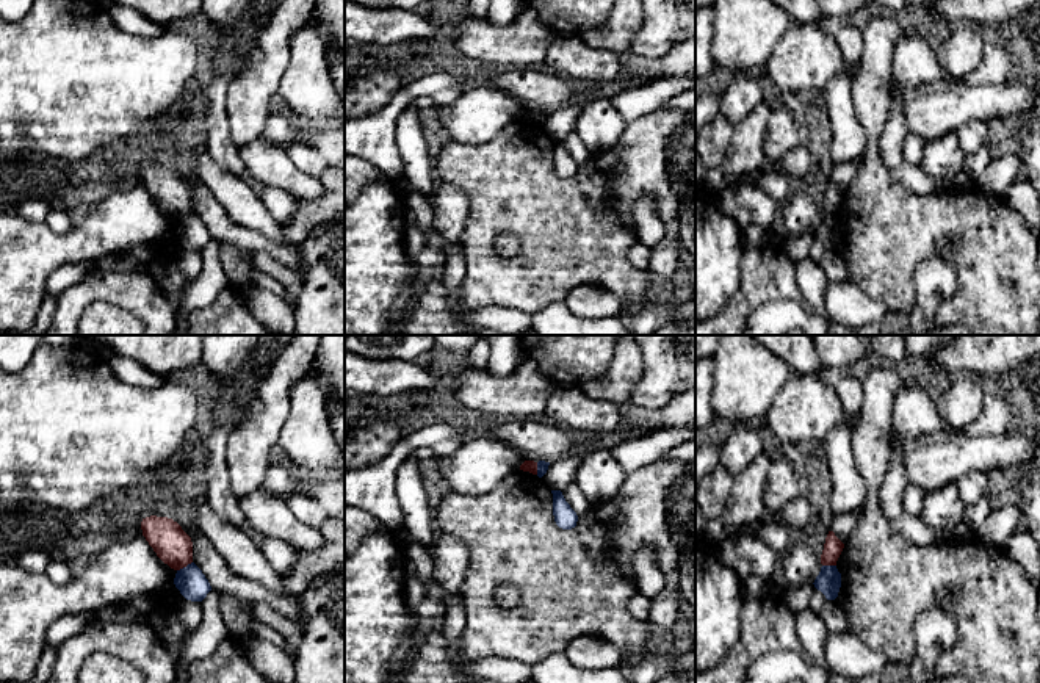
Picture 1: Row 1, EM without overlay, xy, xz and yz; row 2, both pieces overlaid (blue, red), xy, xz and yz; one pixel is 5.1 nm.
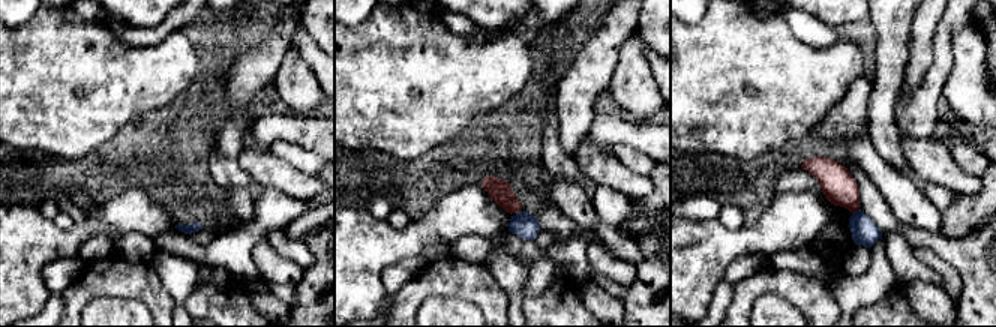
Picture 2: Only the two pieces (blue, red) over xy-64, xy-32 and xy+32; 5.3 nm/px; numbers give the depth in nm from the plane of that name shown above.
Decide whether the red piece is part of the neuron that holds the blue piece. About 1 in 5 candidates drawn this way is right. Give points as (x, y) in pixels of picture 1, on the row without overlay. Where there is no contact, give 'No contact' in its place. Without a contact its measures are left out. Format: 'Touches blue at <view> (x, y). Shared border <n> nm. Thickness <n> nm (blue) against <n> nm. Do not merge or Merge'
Touches blue at xy (184, 216). Shared border 90 nm. Thickness 150 nm (blue) against 190 nm. Do not merge

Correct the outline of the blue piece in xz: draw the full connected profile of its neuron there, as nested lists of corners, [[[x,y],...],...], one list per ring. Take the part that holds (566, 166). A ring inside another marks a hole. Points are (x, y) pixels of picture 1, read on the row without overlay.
[[[551,139],[553,143],[553,164],[554,171],[562,179],[572,179],[576,175],[578,164],[565,150],[561,139]]]

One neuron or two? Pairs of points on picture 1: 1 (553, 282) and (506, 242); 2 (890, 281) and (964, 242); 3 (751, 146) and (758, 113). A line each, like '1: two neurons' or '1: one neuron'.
1: two neurons
2: one neuron
3: one neuron

